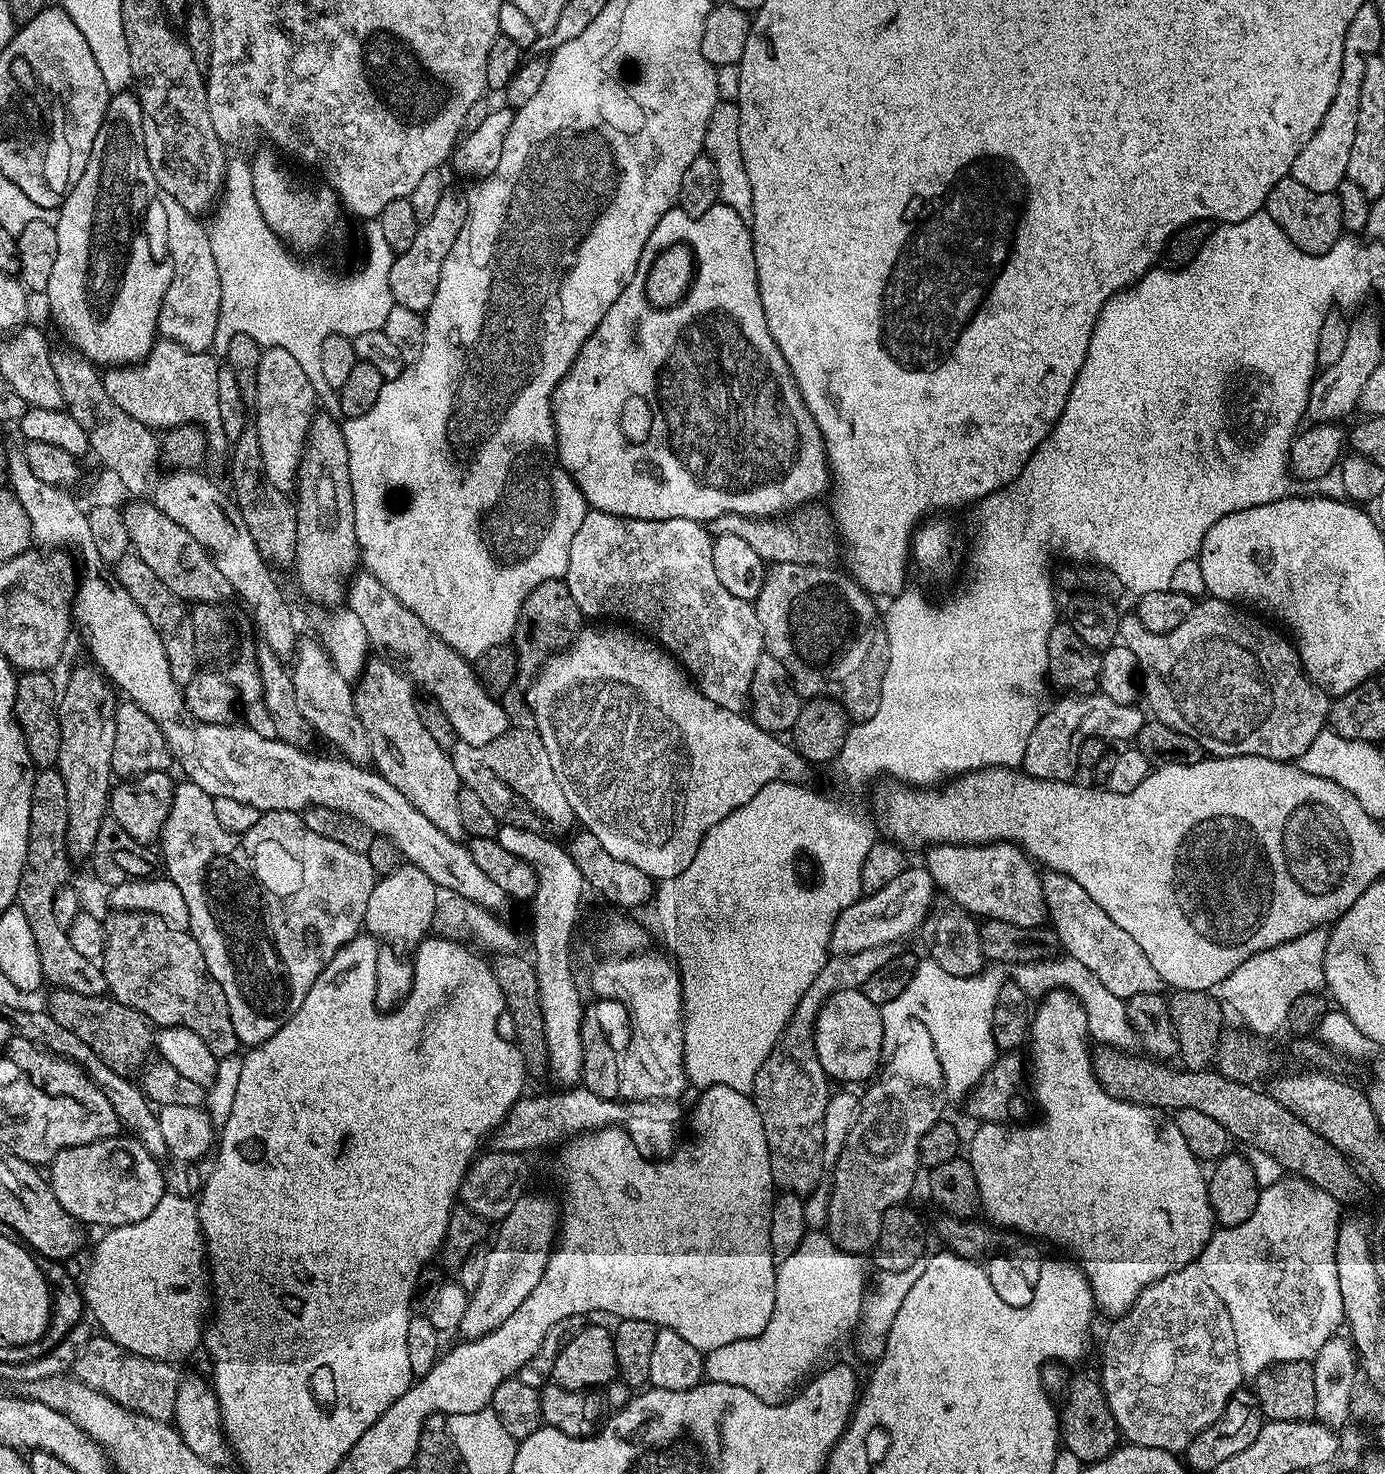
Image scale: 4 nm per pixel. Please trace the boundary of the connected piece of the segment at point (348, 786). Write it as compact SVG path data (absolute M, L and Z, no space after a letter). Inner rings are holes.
M229 722L227 724L202 724L197 723L196 727L196 752L188 756L187 779L193 780L206 794L217 796L218 798L234 798L237 802L246 802L254 806L261 814L265 812L298 812L303 813L305 808L329 808L335 812L346 814L366 826L370 826L373 834L387 836L390 842L396 844L396 849L400 851L401 857L407 863L413 864L422 874L430 878L437 888L455 890L457 894L462 894L462 898L470 898L472 902L478 902L478 906L500 910L504 903L509 903L509 896L490 878L486 878L477 864L474 863L474 854L467 843L446 838L410 798L402 795L402 790L394 790L386 778L382 778L380 773L368 766L351 764L343 758L327 760L326 757L311 756L308 750L296 748L292 744L287 744L284 740L271 740L262 738L262 734L254 734L243 723Z

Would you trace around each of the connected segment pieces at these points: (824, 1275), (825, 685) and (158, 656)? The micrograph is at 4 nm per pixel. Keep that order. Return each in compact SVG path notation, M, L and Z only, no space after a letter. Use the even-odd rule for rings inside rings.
M809 1230L794 1254L779 1261L774 1314L770 1314L766 1330L754 1338L707 1352L705 1377L726 1386L742 1386L742 1390L758 1394L767 1404L789 1399L813 1375L815 1364L855 1333L870 1280L864 1273L864 1260L863 1255L838 1248L827 1231Z
M772 564L765 571L754 607L765 653L786 666L786 674L790 674L801 697L826 696L837 700L847 710L849 721L859 722L874 718L874 710L878 710L888 661L888 639L881 609L876 609L877 601L851 575L844 573L843 576L834 569L832 566Z
M96 572L88 576L88 580L81 579L74 593L72 601L72 619L77 629L84 631L84 640L88 643L88 650L92 654L95 665L112 681L121 693L124 692L131 703L137 704L150 718L154 718L160 725L167 725L167 720L176 720L185 711L184 693L181 685L174 682L168 652L164 648L162 638L156 632L155 626L146 618L143 610L126 594L126 590L111 579L100 580Z

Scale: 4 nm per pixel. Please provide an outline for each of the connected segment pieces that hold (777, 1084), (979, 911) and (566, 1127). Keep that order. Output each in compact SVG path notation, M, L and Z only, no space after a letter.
M883 944L849 956L829 955L822 970L818 970L818 978L810 982L810 990L802 994L802 1002L794 1006L794 1014L786 1030L778 1038L774 1050L770 1050L766 1062L762 1062L750 1095L766 1130L772 1182L777 1189L811 1194L821 1187L823 1180L820 1179L823 1176L825 1179L826 1176L822 1138L824 1115L830 1095L830 1077L822 1070L822 1062L818 1062L818 1050L814 1046L820 1007L838 990L863 989L870 974L877 972L897 952L896 944Z
M997 842L995 844L934 844L927 849L926 867L943 895L950 897L958 906L962 906L973 917L1014 922L1014 926L1039 928L1045 923L1046 909L1044 891L1040 885L1042 876L1037 865L1027 852L1018 844Z
M572 1086L567 1090L560 1091L564 1092L552 1092L549 1096L531 1096L531 1094L528 1094L516 1100L512 1109L508 1112L508 1117L496 1127L496 1131L490 1137L491 1151L529 1154L528 1152L534 1151L535 1148L548 1148L551 1144L556 1143L556 1145L559 1145L565 1138L571 1138L589 1130L613 1126L623 1128L626 1135L634 1142L634 1146L638 1146L640 1153L649 1158L667 1157L677 1147L676 1138L680 1132L676 1127L680 1124L679 1107L681 1106L677 1101L630 1100L625 1102L620 1098L607 1100L606 1098L598 1098L598 1094L590 1094L590 1090L586 1090L582 1086Z

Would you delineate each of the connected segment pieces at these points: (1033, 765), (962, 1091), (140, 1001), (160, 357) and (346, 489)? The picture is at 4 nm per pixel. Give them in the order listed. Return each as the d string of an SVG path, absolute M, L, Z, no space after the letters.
M1068 694L1054 704L1045 711L1038 726L1034 726L1034 734L1030 734L1030 742L1026 742L1026 754L1022 765L1023 771L1029 776L1037 776L1043 780L1072 780L1080 768L1080 744L1085 736L1097 735L1101 731L1100 724L1104 724L1106 731L1112 732L1116 724L1123 722L1124 714L1128 714L1132 726L1143 724L1146 719L1145 713L1139 712L1139 707L1129 707L1126 712L1124 706L1116 705L1110 698L1101 694Z
M931 958L917 963L910 978L910 986L890 1002L882 1005L882 1026L884 1036L892 1036L892 1024L904 1020L904 1016L920 1016L928 1028L932 1028L926 1037L934 1046L942 1061L942 1083L944 1092L952 1100L963 1101L973 1086L992 1068L998 1049L992 1033L994 1002L998 990L1005 984L1006 976L996 966L985 967L977 976L955 976L946 974Z
M113 911L112 917L106 920L104 924L104 955L102 957L102 967L104 969L104 977L108 983L108 992L110 996L118 1003L124 1003L126 1006L134 1010L141 1011L153 1022L153 1025L159 1026L161 1029L168 1027L188 1027L198 1034L199 1038L205 1042L206 1046L213 1052L216 1059L222 1060L227 1056L235 1056L241 1051L242 1045L238 1034L234 1034L234 1022L230 1022L230 1006L226 1006L226 994L222 994L222 986L218 986L218 982L208 973L206 966L206 958L202 954L202 950L198 946L198 942L193 938L191 932L183 928L171 928L169 924L162 918L158 918L149 912L118 912Z
M157 339L150 354L138 364L112 366L103 373L106 394L114 401L114 406L122 406L138 422L153 430L177 428L183 424L197 424L208 435L209 449L225 447L222 430L222 414L218 414L218 370L221 365L211 351L195 352L186 350L186 346L178 346L173 340Z
M313 416L294 489L298 522L294 563L296 580L300 583L301 590L314 603L332 604L328 606L339 605L345 599L346 589L361 563L354 526L354 498L348 469L348 447L341 421L333 416Z

